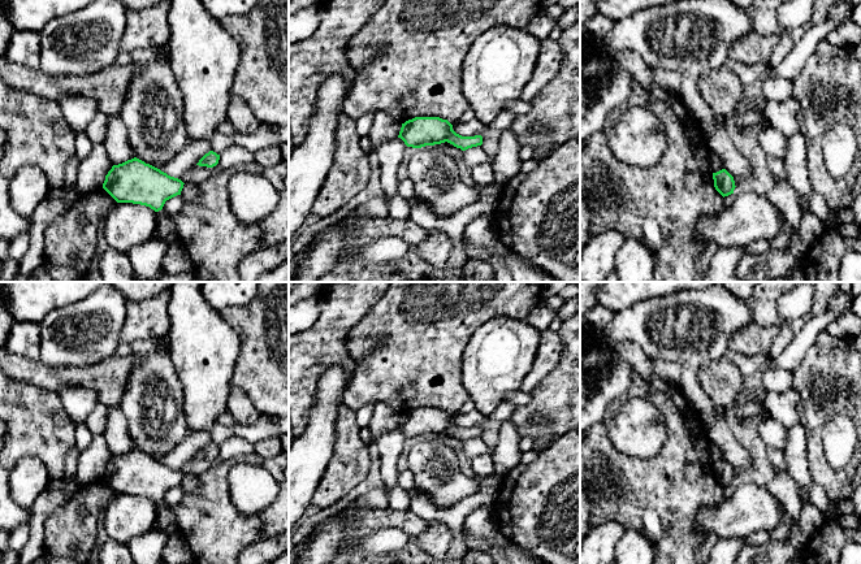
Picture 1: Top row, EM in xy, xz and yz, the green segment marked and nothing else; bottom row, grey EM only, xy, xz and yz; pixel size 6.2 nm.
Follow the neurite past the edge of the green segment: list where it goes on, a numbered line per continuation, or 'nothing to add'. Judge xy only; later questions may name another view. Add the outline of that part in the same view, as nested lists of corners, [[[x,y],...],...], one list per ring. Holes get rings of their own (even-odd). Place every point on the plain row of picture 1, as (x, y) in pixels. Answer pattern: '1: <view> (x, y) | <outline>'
nothing to add

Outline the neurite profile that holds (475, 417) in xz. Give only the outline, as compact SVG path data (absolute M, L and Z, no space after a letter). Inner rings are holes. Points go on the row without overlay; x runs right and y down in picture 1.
M472 409L468 413L455 412L450 415L453 416L453 421L462 428L481 426L485 420L485 416L477 409Z

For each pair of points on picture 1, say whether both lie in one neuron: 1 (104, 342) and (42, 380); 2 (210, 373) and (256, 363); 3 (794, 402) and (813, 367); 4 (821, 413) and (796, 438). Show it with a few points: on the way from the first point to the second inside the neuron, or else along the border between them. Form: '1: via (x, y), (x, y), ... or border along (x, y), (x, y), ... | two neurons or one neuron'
1: border along (39, 360), (48, 365), (94, 365) | two neurons
2: border along (239, 338), (239, 354), (232, 385) | two neurons
3: border along (792, 387), (797, 393), (801, 404) | two neurons
4: border along (799, 421), (807, 437), (808, 459) | two neurons

